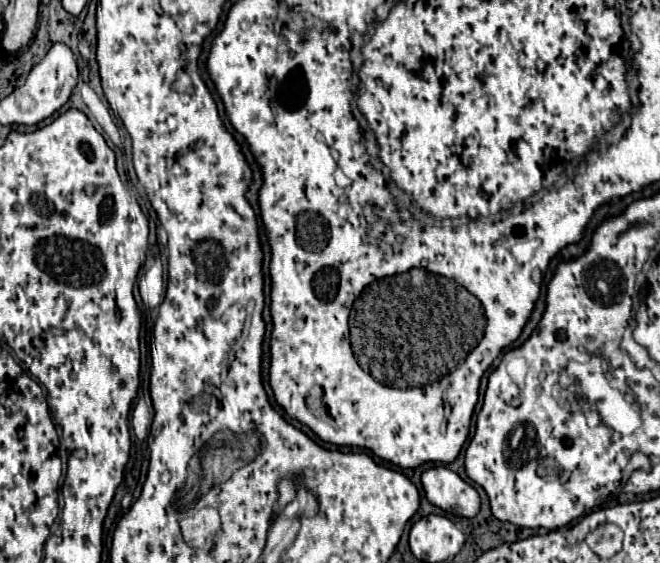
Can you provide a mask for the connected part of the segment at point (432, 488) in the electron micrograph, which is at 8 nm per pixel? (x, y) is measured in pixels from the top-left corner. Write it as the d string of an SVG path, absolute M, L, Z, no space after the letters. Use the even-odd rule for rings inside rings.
M431 467L421 475L425 497L431 505L459 517L475 517L479 513L479 493L457 473L445 467Z

